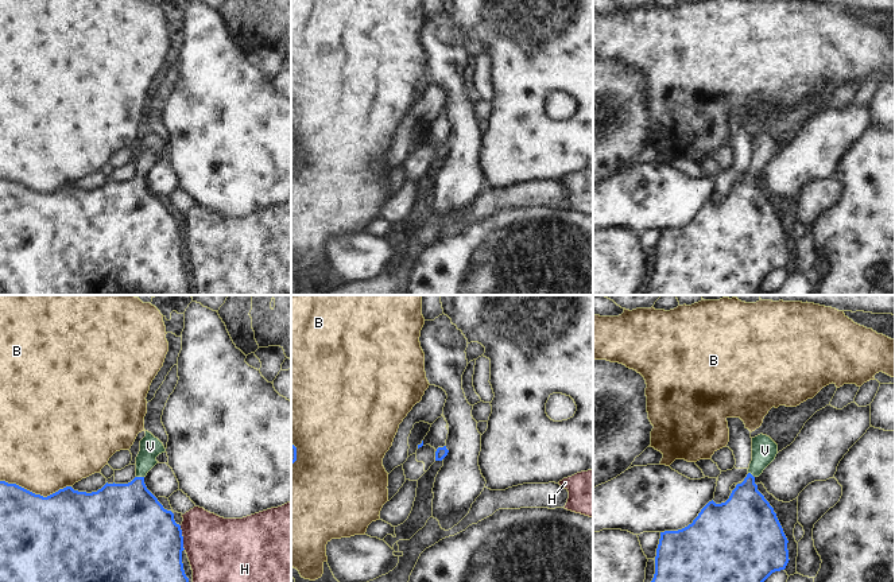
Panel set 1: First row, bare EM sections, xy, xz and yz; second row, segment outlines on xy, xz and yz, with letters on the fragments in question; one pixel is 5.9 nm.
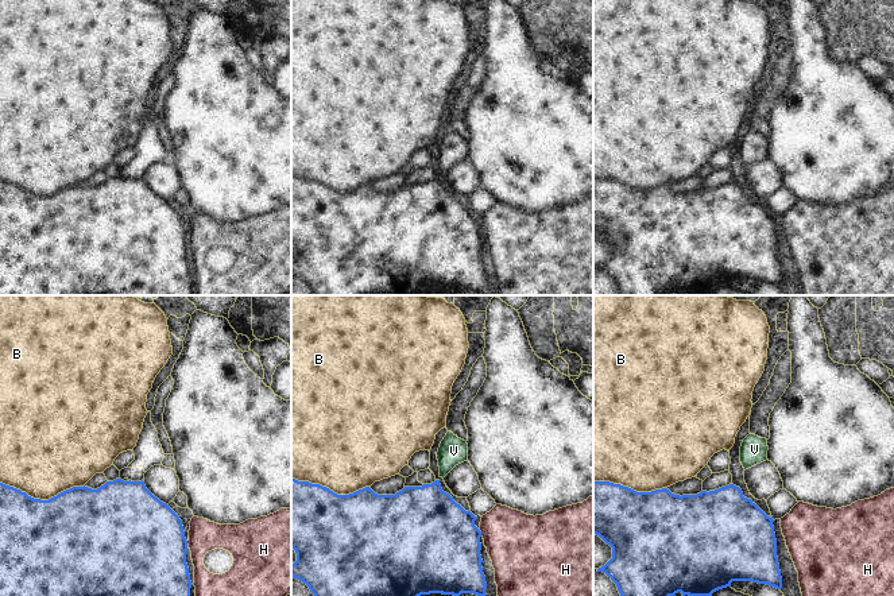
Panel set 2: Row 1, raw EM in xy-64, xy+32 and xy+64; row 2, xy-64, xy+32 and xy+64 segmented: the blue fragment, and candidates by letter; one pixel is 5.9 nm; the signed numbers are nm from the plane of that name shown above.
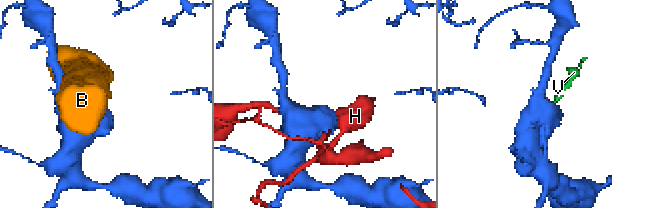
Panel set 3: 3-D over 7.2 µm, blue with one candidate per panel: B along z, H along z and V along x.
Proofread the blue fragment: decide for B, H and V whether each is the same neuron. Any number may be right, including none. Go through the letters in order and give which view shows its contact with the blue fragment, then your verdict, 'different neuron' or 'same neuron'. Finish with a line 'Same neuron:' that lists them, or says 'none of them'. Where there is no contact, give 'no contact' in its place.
B: meets blue in xy; different neuron
H: meets blue in xy; different neuron
V: meets blue in xy; same neuron
Same neuron: V

